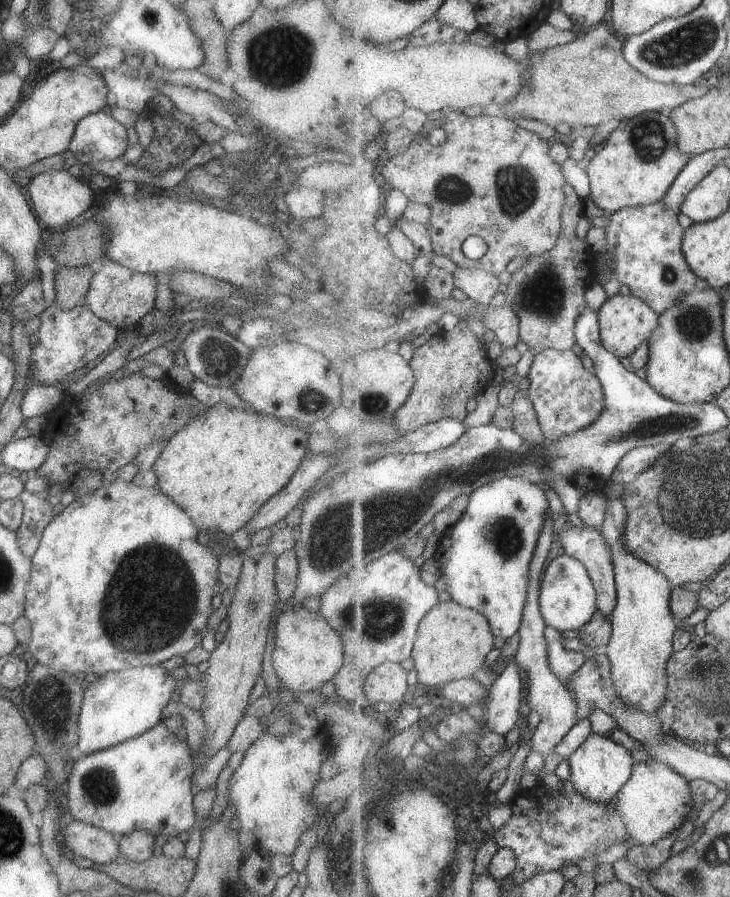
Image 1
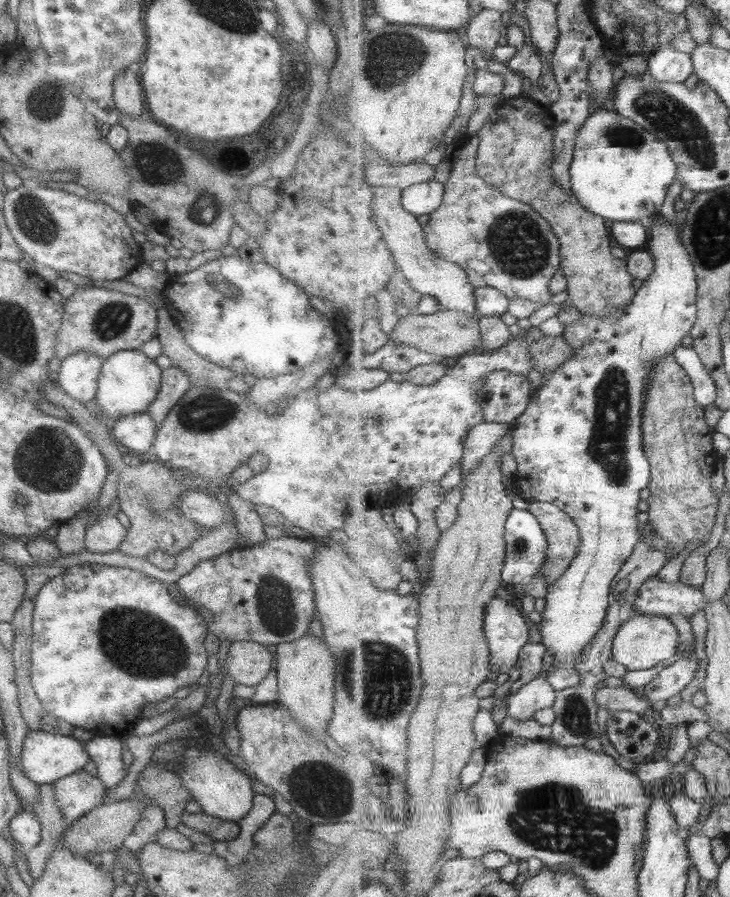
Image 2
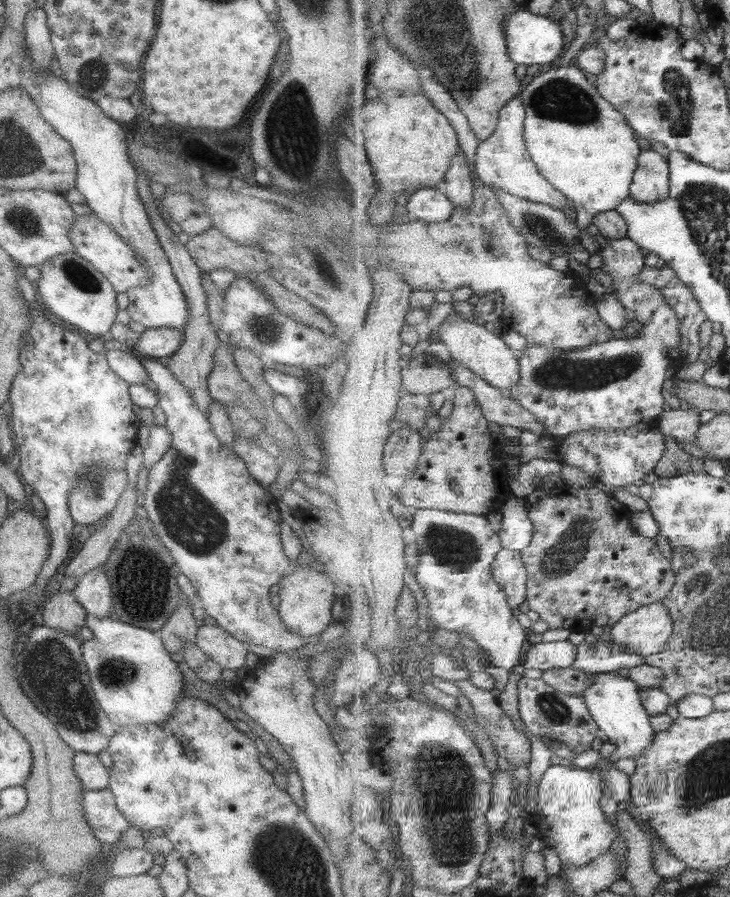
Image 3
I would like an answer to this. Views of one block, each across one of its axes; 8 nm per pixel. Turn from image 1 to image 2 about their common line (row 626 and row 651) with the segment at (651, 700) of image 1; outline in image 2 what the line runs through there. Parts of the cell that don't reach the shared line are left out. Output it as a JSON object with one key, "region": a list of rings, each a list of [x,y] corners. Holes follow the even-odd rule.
{"region":[[[633,615],[625,624],[614,640],[614,659],[624,664],[629,670],[649,670],[657,664],[673,658],[679,646],[679,632],[667,617],[657,615]]]}

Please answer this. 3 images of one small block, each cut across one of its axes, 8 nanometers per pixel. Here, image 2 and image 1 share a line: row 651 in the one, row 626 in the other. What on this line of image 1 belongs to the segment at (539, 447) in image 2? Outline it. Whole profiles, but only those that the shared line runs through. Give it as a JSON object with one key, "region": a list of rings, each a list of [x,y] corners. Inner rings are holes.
{"region":[[[564,553],[548,564],[540,586],[541,612],[546,626],[551,626],[559,632],[579,631],[598,611],[597,602],[596,585],[587,566],[581,560]]]}

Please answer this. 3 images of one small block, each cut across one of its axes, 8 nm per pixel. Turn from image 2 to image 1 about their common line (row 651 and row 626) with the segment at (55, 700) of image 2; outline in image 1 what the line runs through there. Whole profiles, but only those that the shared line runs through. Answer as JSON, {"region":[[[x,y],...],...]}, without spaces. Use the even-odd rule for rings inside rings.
{"region":[[[118,480],[113,484],[106,484],[103,488],[97,488],[85,496],[75,497],[45,526],[37,550],[30,558],[31,572],[25,589],[22,616],[30,624],[30,639],[25,648],[29,650],[32,660],[57,672],[101,675],[138,665],[159,665],[171,657],[184,655],[199,645],[205,634],[207,618],[213,610],[211,598],[213,586],[218,583],[218,560],[207,545],[202,546],[197,542],[197,533],[198,530],[189,520],[187,512],[183,512],[180,506],[169,500],[167,496],[163,496],[154,486],[143,488]]]}

